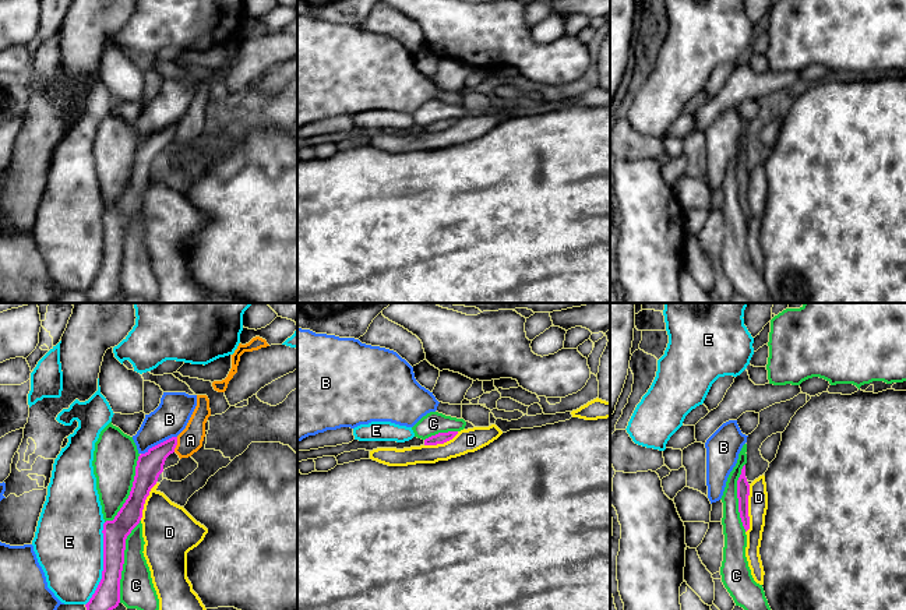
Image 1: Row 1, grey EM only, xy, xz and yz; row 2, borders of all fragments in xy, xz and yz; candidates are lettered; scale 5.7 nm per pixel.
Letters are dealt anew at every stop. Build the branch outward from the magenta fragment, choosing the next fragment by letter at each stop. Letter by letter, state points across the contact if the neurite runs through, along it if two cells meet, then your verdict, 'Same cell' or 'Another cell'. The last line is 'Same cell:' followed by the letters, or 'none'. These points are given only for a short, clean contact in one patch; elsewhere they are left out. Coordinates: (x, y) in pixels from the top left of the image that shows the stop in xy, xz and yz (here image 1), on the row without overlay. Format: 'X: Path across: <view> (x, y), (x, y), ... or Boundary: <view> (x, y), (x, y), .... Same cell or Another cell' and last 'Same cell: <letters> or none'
A: Boundary: xy (177, 124), (173, 138). Another cell
B: Another cell
C: Another cell
D: Another cell
E: Another cell
Same cell: none

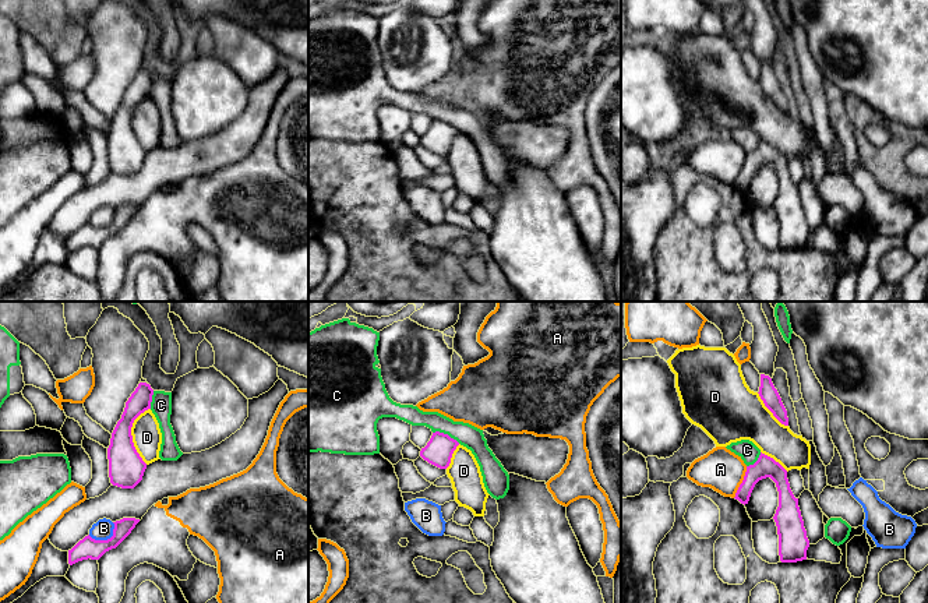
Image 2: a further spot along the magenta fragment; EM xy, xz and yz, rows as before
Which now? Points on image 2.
A: Another cell
B: Boundary: xy (115, 211), (113, 221), (106, 226), (92, 226), (88, 222). Another cell
C: Another cell
D: Another cell
Same cell: none

